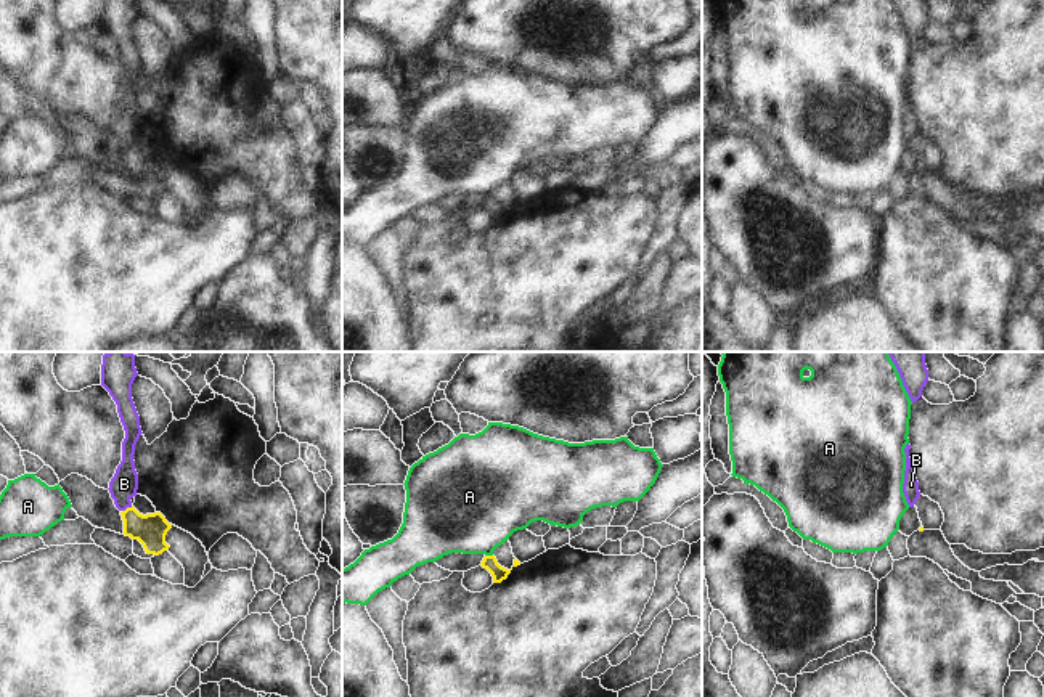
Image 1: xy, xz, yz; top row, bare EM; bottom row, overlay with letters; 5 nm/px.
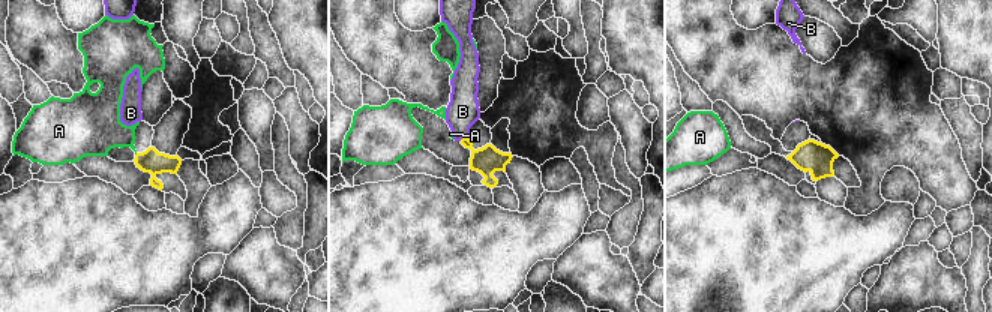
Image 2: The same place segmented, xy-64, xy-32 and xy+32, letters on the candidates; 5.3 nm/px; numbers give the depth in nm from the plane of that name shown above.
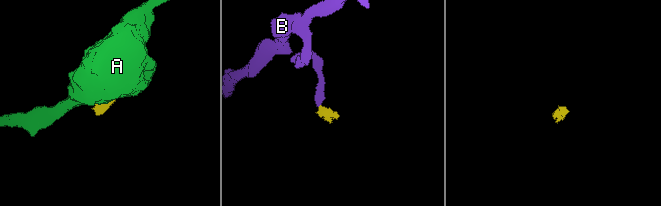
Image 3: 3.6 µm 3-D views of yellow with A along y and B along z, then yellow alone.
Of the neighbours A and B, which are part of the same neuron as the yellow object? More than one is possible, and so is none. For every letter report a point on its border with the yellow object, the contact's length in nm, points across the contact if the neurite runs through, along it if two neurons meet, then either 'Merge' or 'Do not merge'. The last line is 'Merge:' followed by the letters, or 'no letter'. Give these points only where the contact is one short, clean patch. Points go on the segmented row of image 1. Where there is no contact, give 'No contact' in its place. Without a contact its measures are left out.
A: Touches yellow at xz (489, 556). Shared border 40 nm. Boundary: xz (485, 554), (492, 556). Do not merge
B: Touches yellow at xy (127, 508). Shared border 60 nm. Path across: xy (150, 530), (127, 508), (124, 484). Merge
Merge: B.

